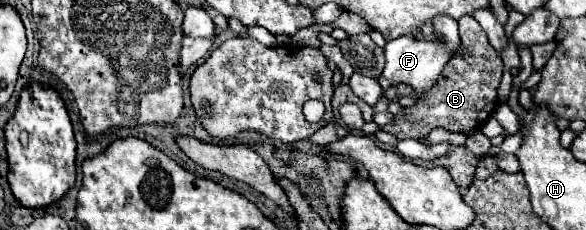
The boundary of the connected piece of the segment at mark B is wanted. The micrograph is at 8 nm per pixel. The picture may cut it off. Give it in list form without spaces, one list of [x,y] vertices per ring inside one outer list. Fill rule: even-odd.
[[[463,16],[459,20],[459,34],[461,34],[461,44],[469,48],[469,56],[465,58],[453,56],[443,68],[437,84],[433,86],[433,92],[421,96],[421,100],[415,106],[405,108],[403,116],[395,116],[395,124],[383,128],[385,132],[397,136],[397,140],[405,140],[405,138],[419,140],[437,126],[447,128],[451,132],[467,134],[469,130],[483,126],[493,116],[497,108],[497,86],[503,74],[503,60],[489,46],[483,28],[477,24],[473,16]]]

